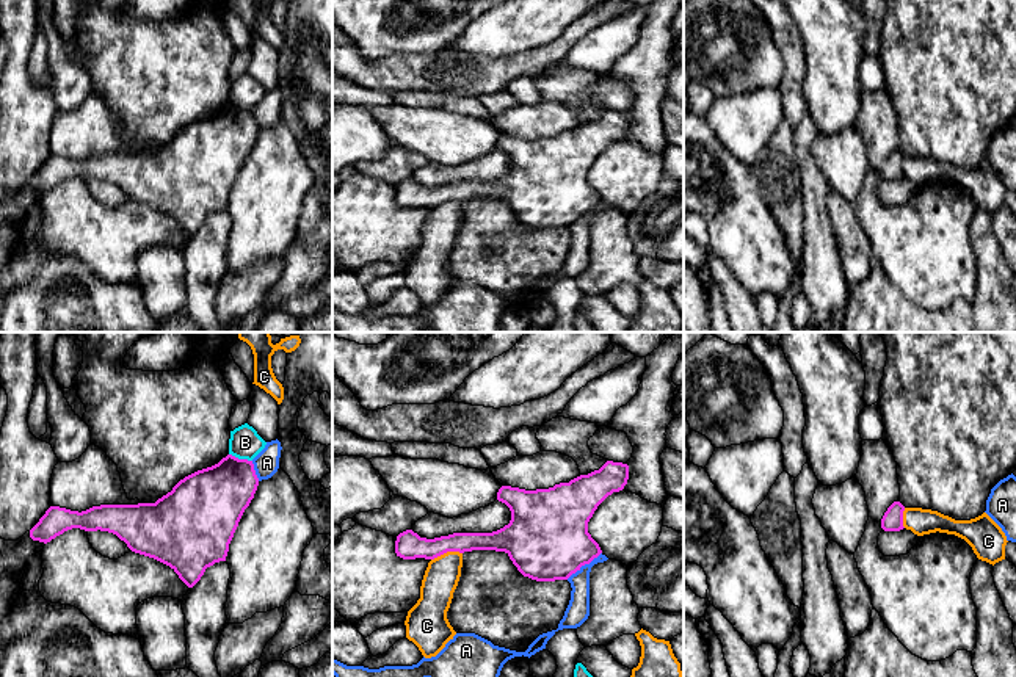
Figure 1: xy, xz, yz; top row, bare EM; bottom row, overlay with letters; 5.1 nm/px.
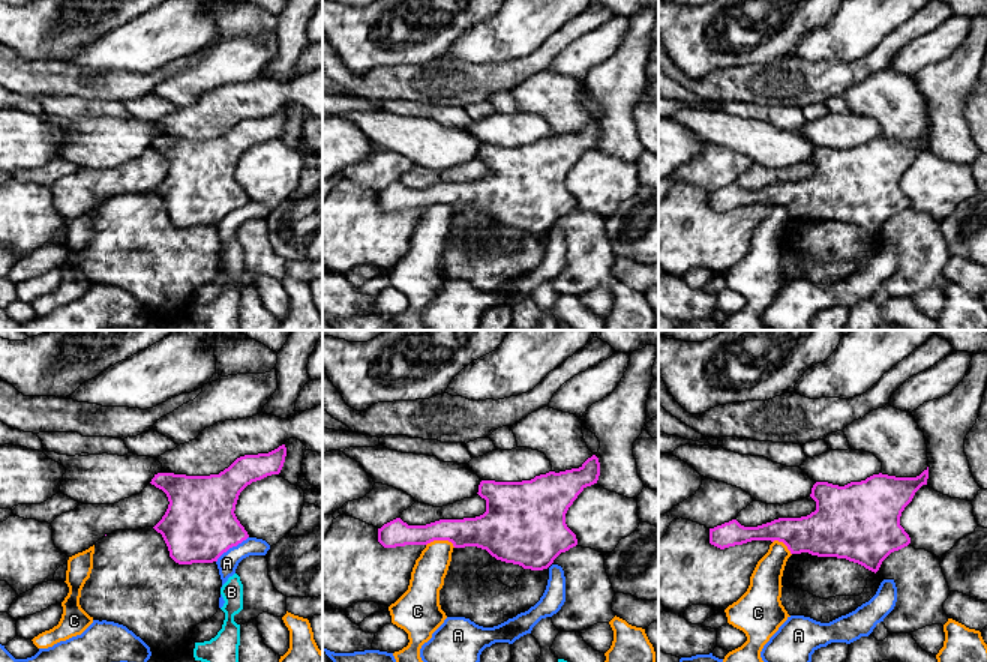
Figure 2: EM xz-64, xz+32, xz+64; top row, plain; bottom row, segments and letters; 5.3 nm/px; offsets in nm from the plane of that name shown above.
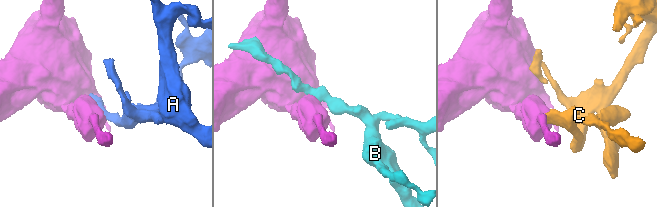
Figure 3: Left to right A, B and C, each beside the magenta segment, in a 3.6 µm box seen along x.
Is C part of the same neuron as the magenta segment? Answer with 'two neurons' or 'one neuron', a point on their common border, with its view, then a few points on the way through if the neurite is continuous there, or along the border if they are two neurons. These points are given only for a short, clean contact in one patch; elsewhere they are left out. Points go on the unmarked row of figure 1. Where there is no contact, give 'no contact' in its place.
two neurons; contact xz (446, 201); border xz (461, 201), (444, 201), (431, 209)

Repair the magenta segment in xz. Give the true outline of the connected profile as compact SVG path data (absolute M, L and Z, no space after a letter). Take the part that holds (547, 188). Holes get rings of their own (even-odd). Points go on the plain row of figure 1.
M607 110L599 119L549 138L525 139L502 135L497 149L511 160L511 169L503 177L492 182L453 182L434 188L406 179L397 185L395 202L403 208L434 208L447 201L495 199L505 201L524 226L536 230L568 229L602 202L588 182L588 171L608 144L624 138L627 129L627 113Z

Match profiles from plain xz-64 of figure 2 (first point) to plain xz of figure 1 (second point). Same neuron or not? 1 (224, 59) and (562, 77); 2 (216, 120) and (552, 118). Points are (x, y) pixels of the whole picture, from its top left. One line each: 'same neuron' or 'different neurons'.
1: different neurons
2: same neuron

